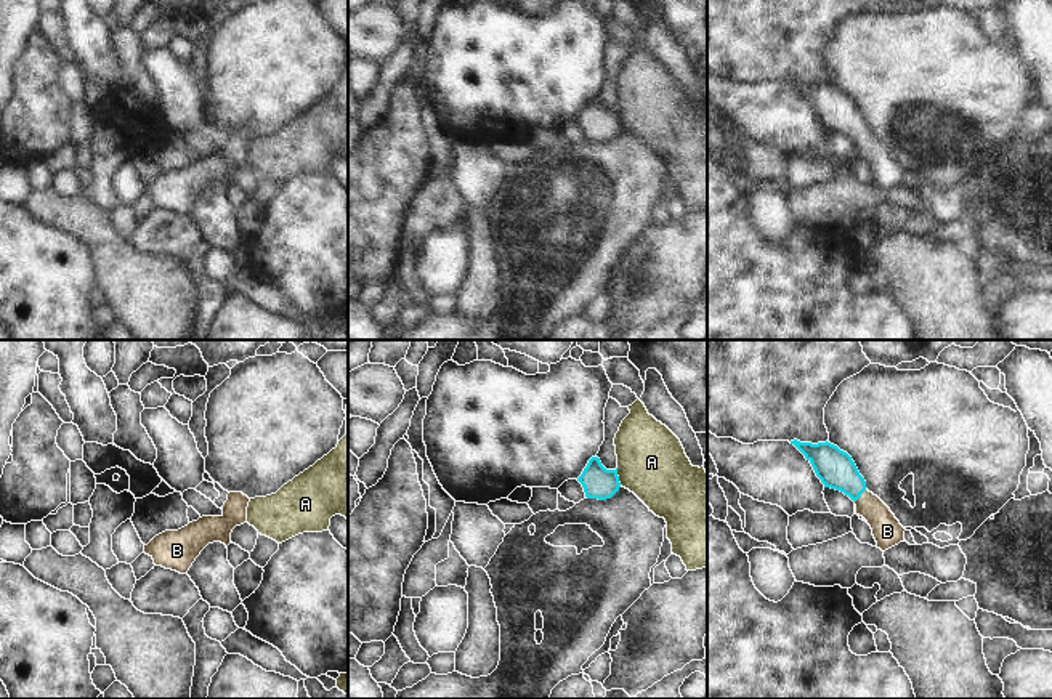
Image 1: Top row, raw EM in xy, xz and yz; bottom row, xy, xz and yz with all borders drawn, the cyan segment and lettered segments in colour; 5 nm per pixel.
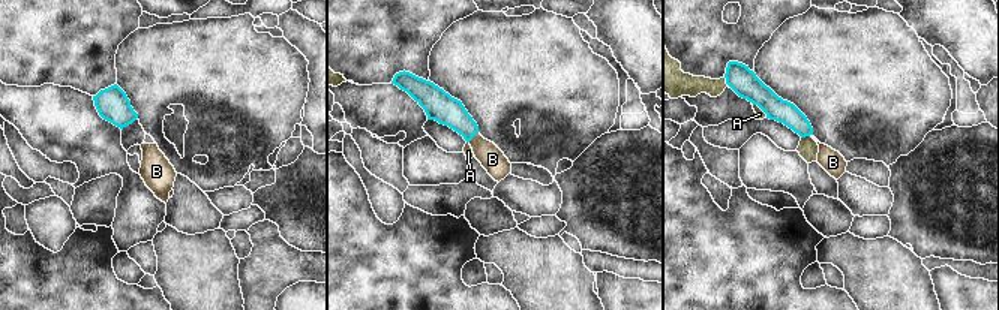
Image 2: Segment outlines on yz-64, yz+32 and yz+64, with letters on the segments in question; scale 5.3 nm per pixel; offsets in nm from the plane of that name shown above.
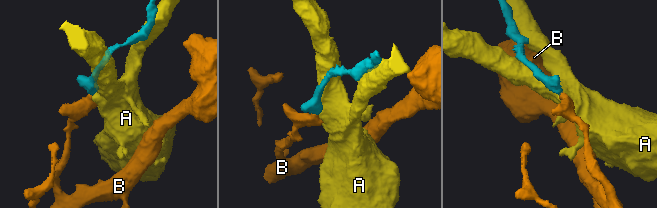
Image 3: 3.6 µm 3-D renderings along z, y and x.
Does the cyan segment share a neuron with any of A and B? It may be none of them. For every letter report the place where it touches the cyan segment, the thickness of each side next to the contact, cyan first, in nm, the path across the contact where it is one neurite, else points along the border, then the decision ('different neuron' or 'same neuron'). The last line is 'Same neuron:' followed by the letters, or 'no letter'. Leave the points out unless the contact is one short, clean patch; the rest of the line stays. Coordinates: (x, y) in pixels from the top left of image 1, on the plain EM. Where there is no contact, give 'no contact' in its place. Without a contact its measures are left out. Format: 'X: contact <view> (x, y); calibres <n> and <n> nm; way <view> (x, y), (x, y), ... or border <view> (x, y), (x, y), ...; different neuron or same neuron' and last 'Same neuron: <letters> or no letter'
A: contact xz (618, 117); calibres 160 and 340 nm; different neuron
B: contact yz (860, 137); calibres 190 and 150 nm; way yz (834, 108), (860, 137), (879, 157), (887, 172); same neuron
Same neuron: B

